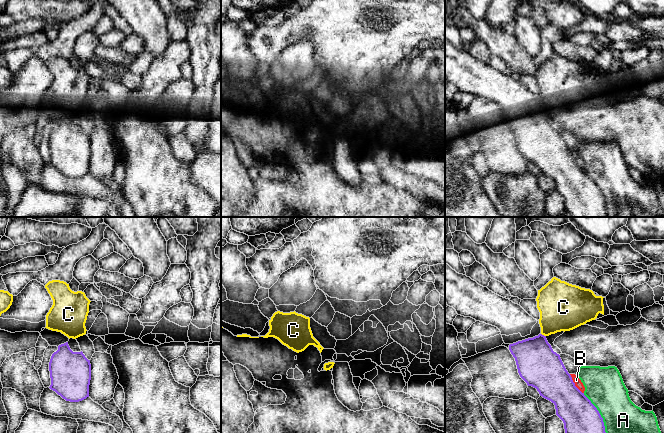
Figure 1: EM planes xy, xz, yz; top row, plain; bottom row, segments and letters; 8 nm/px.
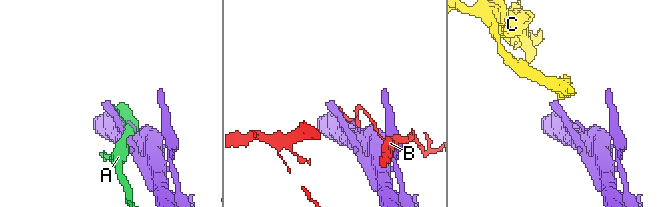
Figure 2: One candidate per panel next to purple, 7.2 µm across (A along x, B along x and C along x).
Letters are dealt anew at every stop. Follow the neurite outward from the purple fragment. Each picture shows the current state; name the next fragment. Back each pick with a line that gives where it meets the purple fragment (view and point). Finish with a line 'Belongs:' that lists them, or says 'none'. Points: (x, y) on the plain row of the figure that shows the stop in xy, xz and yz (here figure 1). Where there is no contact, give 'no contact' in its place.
Belongs: none

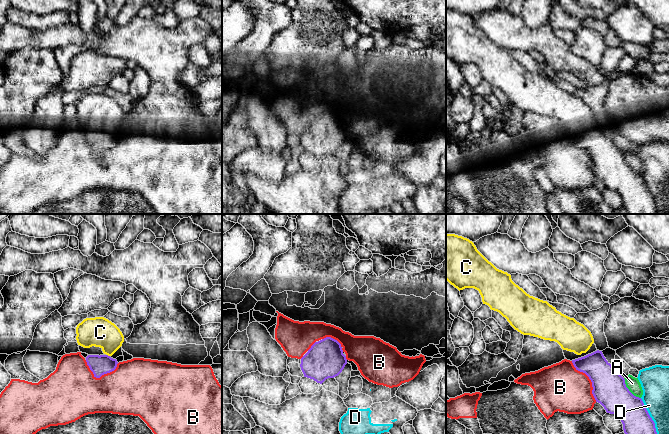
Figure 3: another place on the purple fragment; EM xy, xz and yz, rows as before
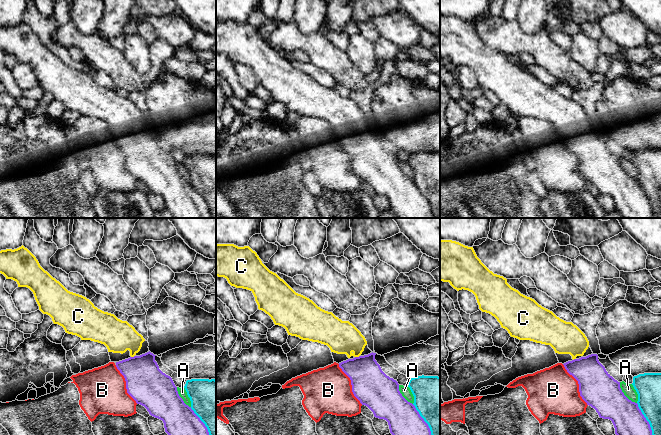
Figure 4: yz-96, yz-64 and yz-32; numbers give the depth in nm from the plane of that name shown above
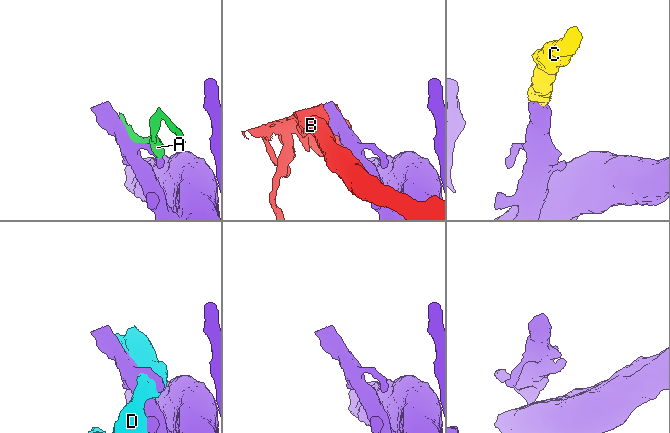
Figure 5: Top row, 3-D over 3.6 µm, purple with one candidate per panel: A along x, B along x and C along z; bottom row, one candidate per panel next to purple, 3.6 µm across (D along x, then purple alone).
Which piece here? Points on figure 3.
C: xy (107, 131)
Belongs: C

